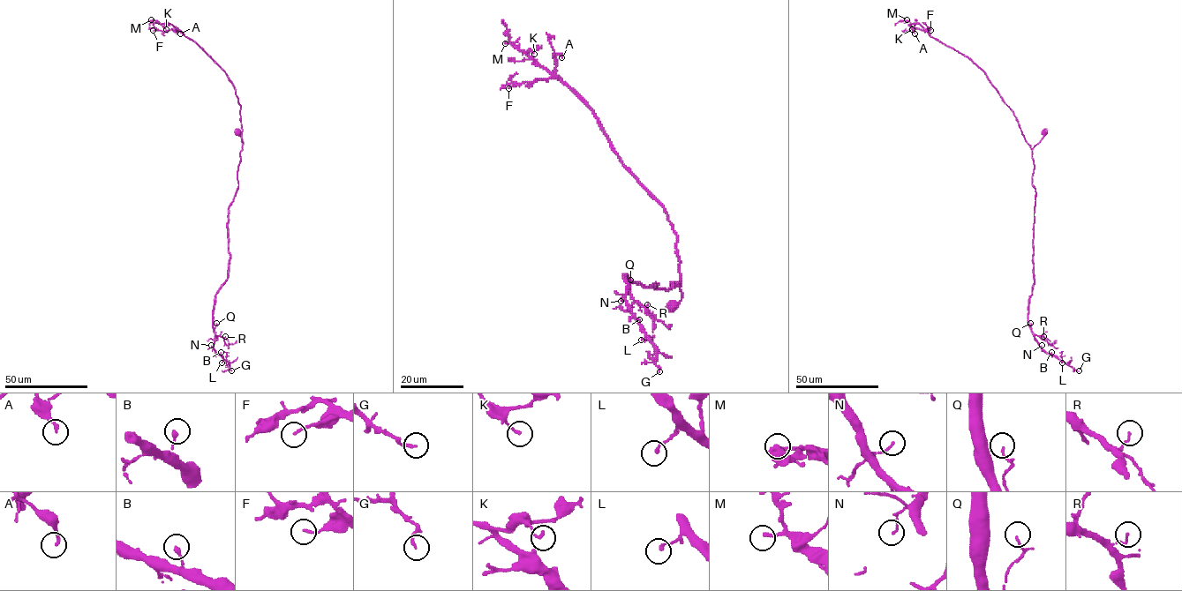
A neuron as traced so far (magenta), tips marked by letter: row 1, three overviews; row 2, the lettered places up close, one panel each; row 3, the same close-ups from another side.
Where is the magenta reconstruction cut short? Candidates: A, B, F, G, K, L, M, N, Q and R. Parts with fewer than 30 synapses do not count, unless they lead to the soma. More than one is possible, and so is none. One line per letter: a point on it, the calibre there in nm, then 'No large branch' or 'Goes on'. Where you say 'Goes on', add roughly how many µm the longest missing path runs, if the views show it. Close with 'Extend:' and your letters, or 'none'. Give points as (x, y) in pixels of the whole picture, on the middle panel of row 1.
A: Place: (561, 57). Thickness 160 nm. No large branch
B: Place: (639, 319). Thickness 200 nm. No large branch
F: Place: (508, 88). Thickness 140 nm. No large branch
G: Place: (659, 371). Thickness 170 nm. No large branch
K: Place: (534, 54). Thickness 150 nm. No large branch
L: Place: (641, 340). Thickness 140 nm. No large branch
M: Place: (505, 43). Thickness 200 nm. Goes on. Missing length about 7 µm
N: Place: (621, 301). Thickness 100 nm. No large branch
Q: Place: (630, 280). Thickness 90 nm. No large branch
R: Place: (647, 304). Thickness 100 nm. No large branch
Extend: M

